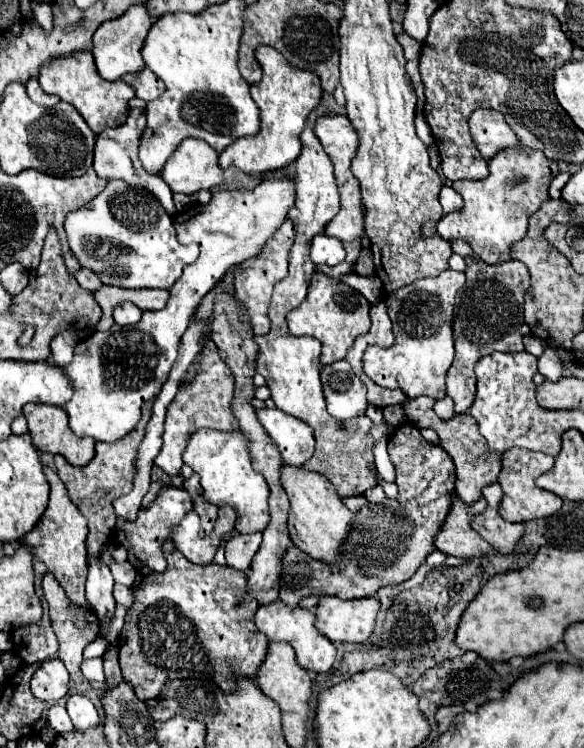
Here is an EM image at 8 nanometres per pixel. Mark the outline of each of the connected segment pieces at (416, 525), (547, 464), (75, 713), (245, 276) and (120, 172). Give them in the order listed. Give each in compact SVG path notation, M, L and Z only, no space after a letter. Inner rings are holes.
M409 421L399 425L391 435L389 457L395 467L399 493L395 499L387 499L381 505L369 503L355 513L347 547L339 553L339 561L335 561L335 565L315 561L295 547L285 553L279 595L285 605L297 607L299 599L307 595L335 595L339 599L371 597L379 591L379 587L395 585L413 577L419 565L425 563L425 557L435 551L433 539L451 507L455 465L441 445L425 441L419 428ZM351 559L357 559L363 565L359 569L347 569L347 561Z
M509 449L503 453L503 469L499 473L499 485L503 489L503 501L499 505L499 515L511 523L523 523L529 519L549 517L561 509L561 497L543 491L535 485L535 479L553 467L553 457L525 451L525 449Z
M69 695L67 711L75 729L89 729L89 727L97 727L101 723L95 705L83 695Z
M283 221L283 225L273 233L273 237L267 241L267 245L261 249L261 253L257 253L255 257L249 257L247 261L235 265L233 273L233 283L235 283L235 297L247 305L249 309L249 317L251 317L251 327L255 331L255 335L265 335L269 331L269 319L267 319L267 307L271 303L271 295L273 295L273 287L277 281L281 281L287 275L287 255L289 249L293 245L293 237L295 237L295 229L291 225L291 221Z
M131 109L131 111L129 111L129 117L127 117L127 121L125 121L123 125L119 125L119 127L115 127L115 129L105 129L103 133L99 133L99 135L97 135L97 143L95 143L94 147L93 169L99 177L103 177L103 179L107 179L107 181L109 181L109 179L121 179L121 181L125 181L125 183L129 183L129 185L137 185L137 187L149 189L149 191L161 201L161 205L165 207L165 211L167 211L169 215L175 215L177 209L175 209L175 205L173 205L173 193L171 193L171 189L167 187L167 183L165 183L159 175L151 177L151 173L147 173L147 171L143 169L141 161L137 159L139 137L141 137L143 129L145 129L145 111L141 111L141 109Z

